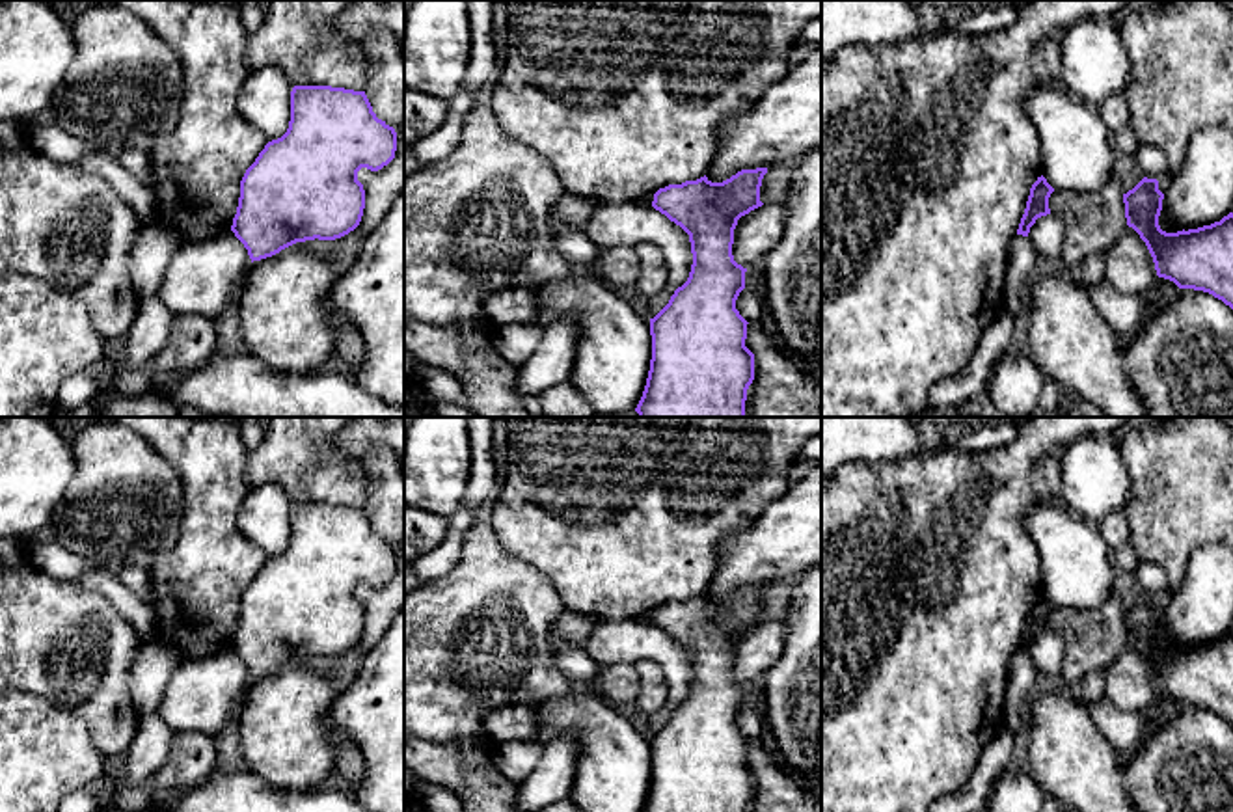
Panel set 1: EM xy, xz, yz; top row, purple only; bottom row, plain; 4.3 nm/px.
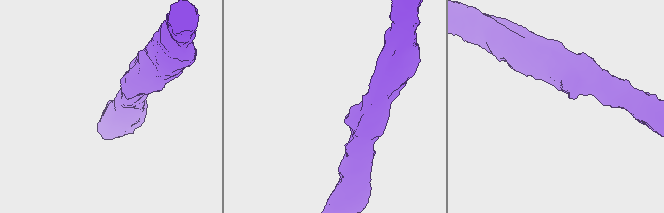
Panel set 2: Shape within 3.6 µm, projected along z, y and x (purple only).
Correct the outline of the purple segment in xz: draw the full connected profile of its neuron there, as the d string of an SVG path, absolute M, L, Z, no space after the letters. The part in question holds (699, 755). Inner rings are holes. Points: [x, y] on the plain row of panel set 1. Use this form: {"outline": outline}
{"outline": "M767 585L741 587L723 600L711 600L704 592L697 598L669 602L654 611L652 624L689 652L693 682L687 698L650 736L652 777L643 812L747 812L754 797L754 771L745 764L749 739L736 726L736 717L745 706L747 685L734 678L732 661L738 637L764 622L760 603L766 590Z"}

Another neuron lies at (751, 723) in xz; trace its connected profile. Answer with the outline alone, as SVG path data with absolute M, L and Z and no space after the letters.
M743 706L736 717L736 726L747 739L760 739L769 743L767 724L762 711Z

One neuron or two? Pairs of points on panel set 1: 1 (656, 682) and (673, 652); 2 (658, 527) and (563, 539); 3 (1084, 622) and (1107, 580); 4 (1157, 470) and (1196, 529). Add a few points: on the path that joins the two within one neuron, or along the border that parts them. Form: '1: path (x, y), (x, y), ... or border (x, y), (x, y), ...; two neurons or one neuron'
1: border (641, 658), (667, 684), (650, 714); two neurons
2: path (634, 527), (587, 529); one neuron
3: border (1118, 591), (1096, 608), (1055, 608); two neurons
4: path (1172, 485), (1196, 509), (1196, 514); one neuron

